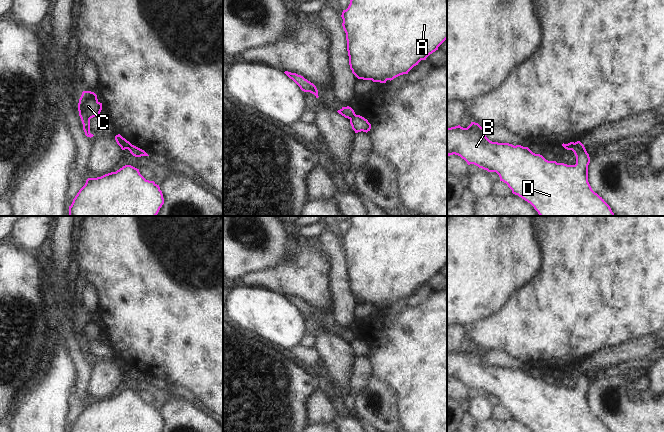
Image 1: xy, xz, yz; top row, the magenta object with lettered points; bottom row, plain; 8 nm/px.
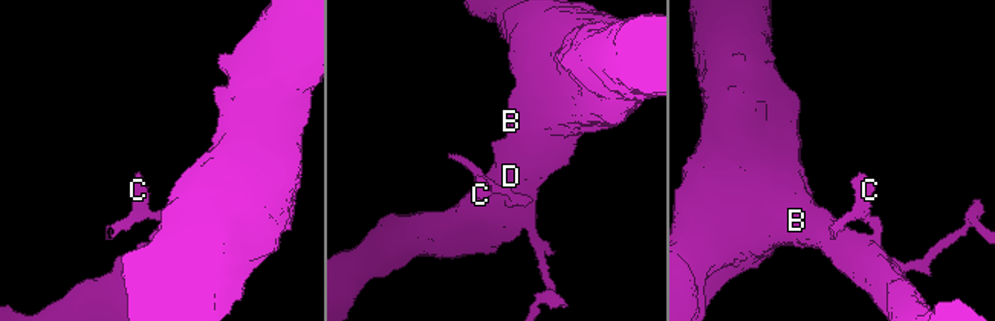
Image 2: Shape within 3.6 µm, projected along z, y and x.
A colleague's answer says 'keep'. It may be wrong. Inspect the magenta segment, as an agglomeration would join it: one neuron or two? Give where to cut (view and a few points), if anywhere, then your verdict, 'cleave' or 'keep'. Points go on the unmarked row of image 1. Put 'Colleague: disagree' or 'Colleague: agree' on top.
Colleague: disagree
cut yz (574, 367), (570, 373); cleave

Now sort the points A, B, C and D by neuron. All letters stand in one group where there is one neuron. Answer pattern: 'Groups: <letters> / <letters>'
Groups: A B D / C

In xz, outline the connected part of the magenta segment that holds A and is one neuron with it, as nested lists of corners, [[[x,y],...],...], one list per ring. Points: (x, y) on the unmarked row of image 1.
[[[352,216],[350,220],[350,228],[341,241],[350,293],[358,303],[386,307],[408,298],[447,263],[447,216]]]

